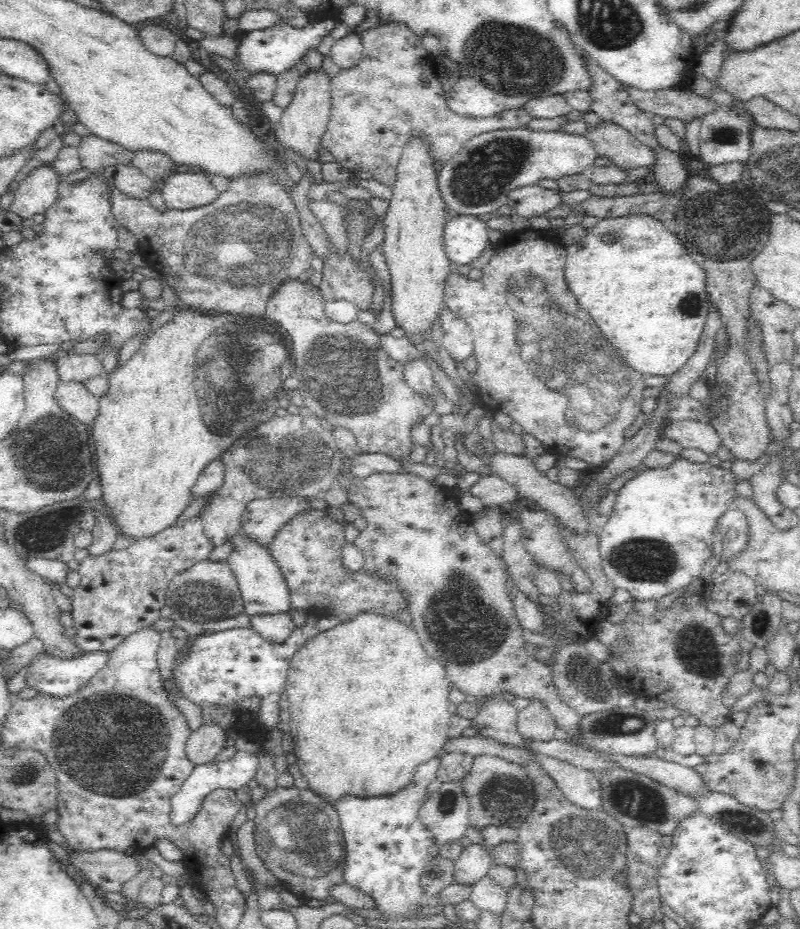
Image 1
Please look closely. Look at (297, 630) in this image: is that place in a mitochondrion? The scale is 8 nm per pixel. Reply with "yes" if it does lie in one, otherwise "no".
no

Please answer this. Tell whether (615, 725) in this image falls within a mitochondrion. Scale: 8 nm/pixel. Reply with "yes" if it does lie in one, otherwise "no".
yes

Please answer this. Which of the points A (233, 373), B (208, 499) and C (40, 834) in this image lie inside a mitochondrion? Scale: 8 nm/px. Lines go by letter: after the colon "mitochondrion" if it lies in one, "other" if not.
A: mitochondrion
B: other
C: other

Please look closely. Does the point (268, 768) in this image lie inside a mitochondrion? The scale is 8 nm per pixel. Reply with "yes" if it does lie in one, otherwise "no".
no

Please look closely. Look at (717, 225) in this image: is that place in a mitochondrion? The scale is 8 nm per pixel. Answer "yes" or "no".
yes

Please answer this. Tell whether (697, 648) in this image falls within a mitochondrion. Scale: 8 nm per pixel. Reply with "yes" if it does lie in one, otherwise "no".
yes

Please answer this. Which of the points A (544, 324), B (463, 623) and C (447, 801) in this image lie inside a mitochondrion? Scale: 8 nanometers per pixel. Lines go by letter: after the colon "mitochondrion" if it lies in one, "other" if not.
A: mitochondrion
B: mitochondrion
C: mitochondrion

